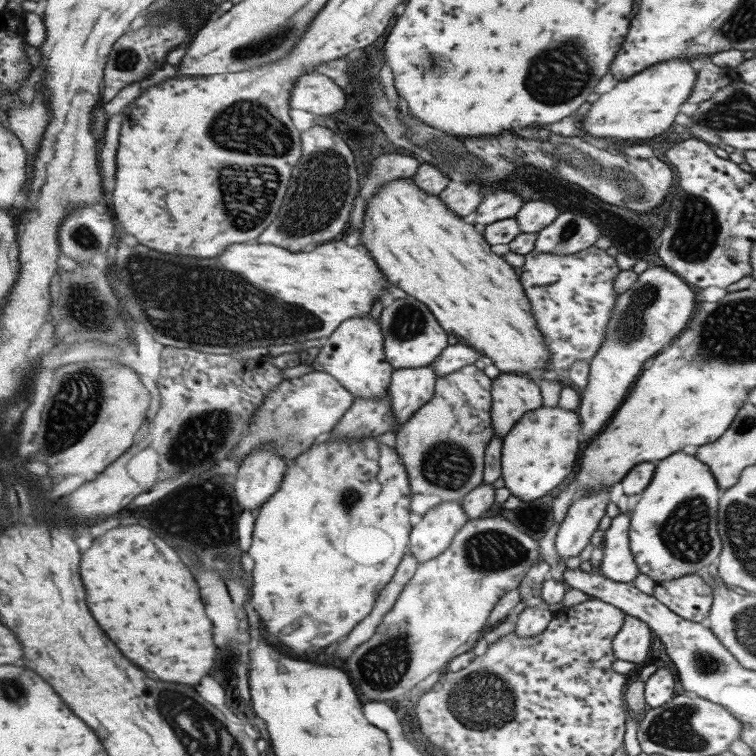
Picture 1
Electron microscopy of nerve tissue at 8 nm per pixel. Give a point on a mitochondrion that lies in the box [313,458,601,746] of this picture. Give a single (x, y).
(482, 696)

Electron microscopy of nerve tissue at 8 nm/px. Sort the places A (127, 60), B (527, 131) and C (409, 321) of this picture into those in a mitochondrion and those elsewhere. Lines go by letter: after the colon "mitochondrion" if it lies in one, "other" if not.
A: mitochondrion
B: other
C: mitochondrion

